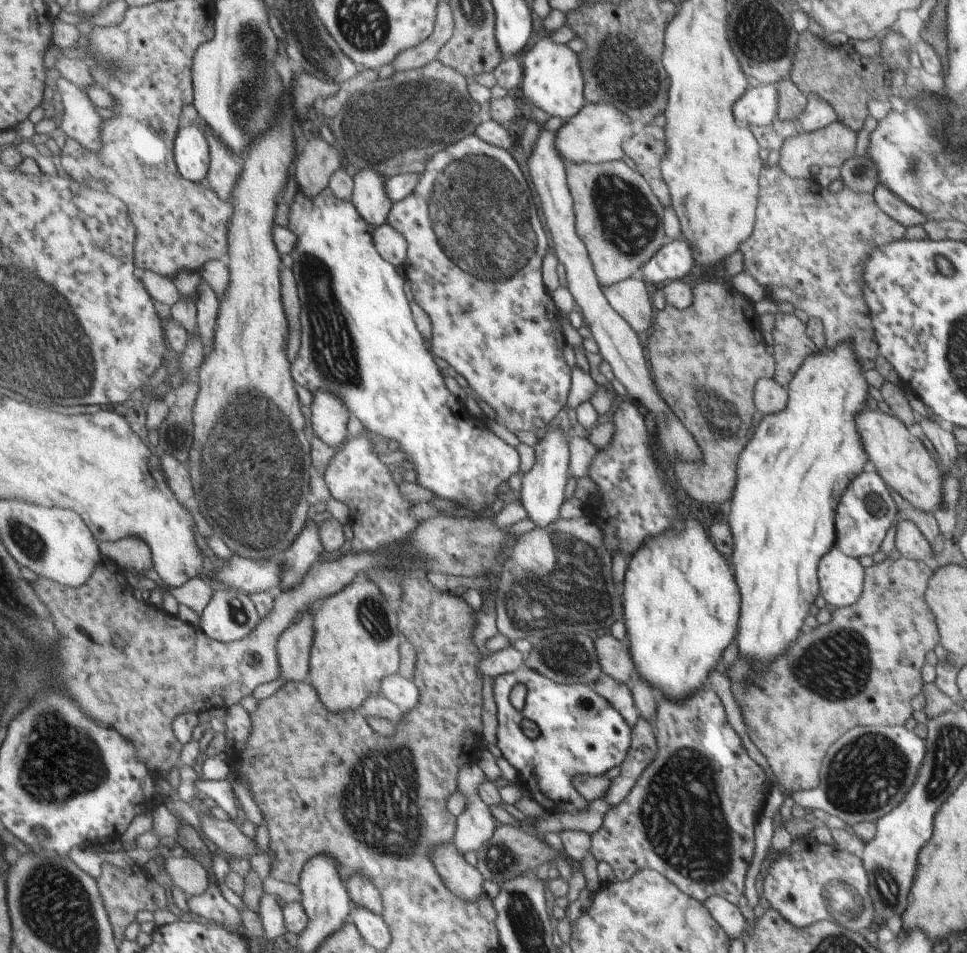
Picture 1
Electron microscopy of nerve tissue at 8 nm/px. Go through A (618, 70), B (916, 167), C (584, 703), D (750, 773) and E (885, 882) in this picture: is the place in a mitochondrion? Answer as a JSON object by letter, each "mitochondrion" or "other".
{"A":"mitochondrion","B":"mitochondrion","C":"mitochondrion","D":"other","E":"mitochondrion"}

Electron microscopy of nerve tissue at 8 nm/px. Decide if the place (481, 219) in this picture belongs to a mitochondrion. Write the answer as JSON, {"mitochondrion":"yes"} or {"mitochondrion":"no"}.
{"mitochondrion":"yes"}

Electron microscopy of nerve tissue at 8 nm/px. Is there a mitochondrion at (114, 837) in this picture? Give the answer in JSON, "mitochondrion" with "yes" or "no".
{"mitochondrion":"no"}

